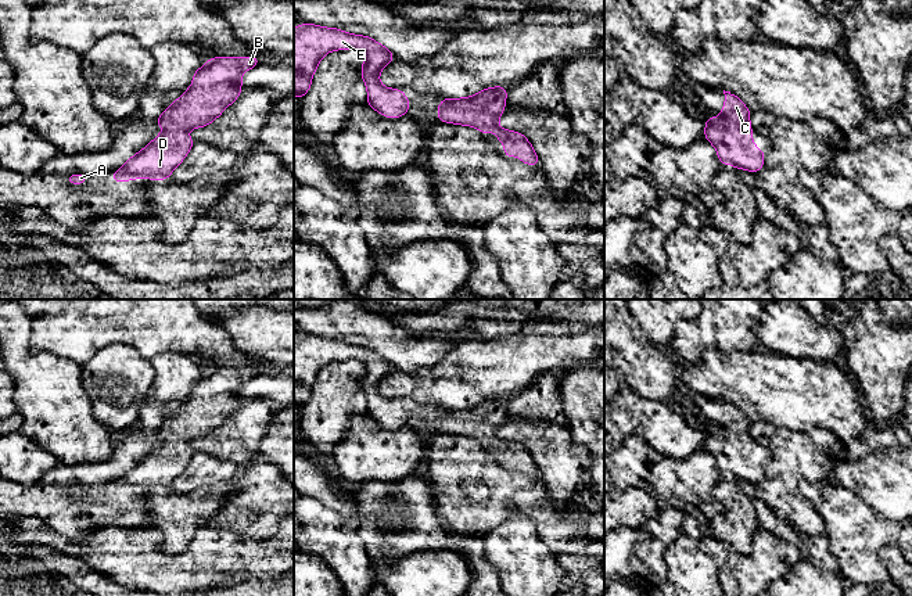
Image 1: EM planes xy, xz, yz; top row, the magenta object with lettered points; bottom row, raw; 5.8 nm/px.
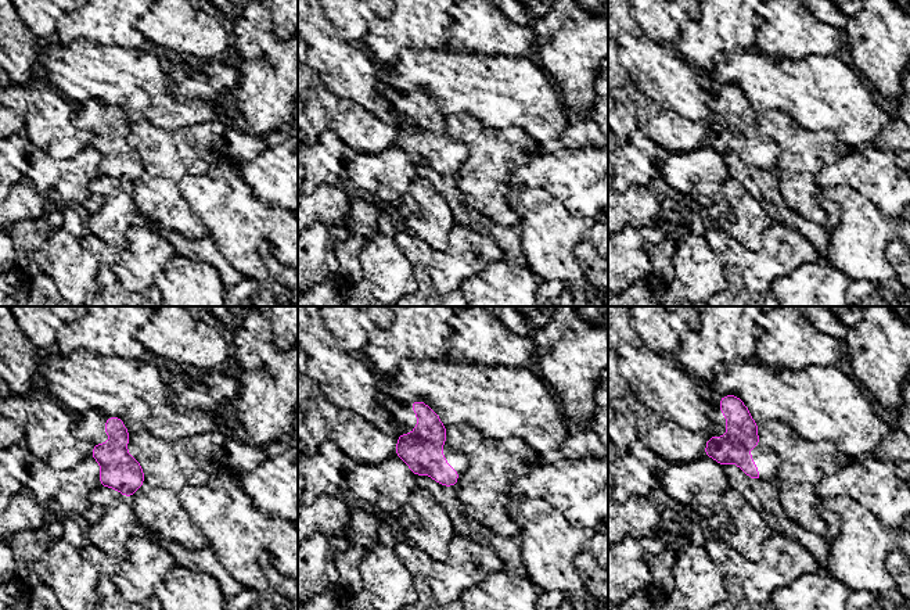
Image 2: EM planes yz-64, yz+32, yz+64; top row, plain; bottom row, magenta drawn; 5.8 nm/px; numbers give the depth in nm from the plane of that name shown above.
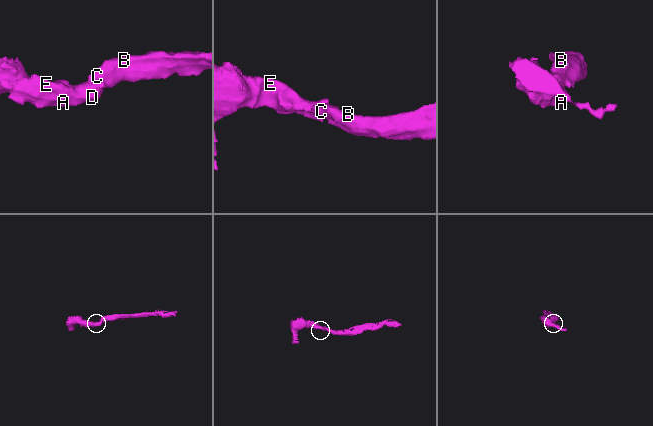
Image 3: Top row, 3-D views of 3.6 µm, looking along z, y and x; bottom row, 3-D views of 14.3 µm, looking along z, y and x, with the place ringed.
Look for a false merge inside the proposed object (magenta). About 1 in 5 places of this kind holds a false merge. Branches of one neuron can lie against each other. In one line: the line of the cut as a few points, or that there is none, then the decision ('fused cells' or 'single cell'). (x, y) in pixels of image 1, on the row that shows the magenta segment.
cut none; single cell

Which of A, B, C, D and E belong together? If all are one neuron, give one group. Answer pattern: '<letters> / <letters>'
A B C D E

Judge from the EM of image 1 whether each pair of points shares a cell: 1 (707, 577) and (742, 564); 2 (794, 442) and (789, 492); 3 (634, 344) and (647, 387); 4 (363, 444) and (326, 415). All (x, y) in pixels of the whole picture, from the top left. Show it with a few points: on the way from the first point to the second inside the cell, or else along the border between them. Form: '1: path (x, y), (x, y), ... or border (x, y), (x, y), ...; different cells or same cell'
1: border (699, 542), (699, 546), (718, 568); different cells
2: path (794, 455), (789, 466), (789, 480); same cell
3: path (642, 355), (647, 361), (647, 376); same cell
4: border (366, 413), (351, 417), (343, 438), (331, 455); different cells

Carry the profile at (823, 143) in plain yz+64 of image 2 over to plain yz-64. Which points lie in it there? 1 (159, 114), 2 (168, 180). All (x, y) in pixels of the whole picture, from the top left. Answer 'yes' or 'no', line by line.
1: no
2: yes

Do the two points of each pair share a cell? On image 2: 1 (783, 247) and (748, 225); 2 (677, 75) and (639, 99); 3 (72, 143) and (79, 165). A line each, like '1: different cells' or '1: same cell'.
1: different cells
2: different cells
3: different cells

